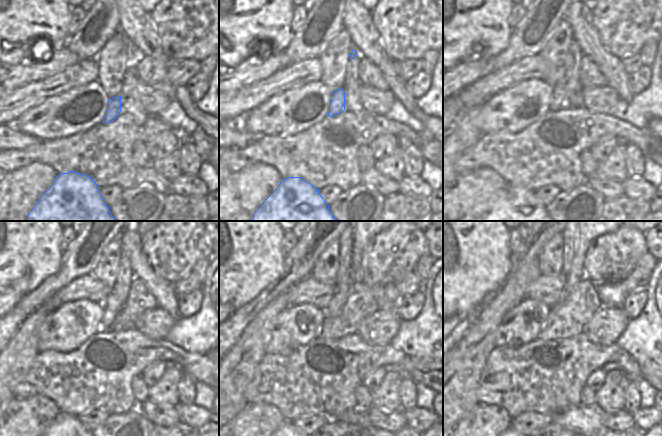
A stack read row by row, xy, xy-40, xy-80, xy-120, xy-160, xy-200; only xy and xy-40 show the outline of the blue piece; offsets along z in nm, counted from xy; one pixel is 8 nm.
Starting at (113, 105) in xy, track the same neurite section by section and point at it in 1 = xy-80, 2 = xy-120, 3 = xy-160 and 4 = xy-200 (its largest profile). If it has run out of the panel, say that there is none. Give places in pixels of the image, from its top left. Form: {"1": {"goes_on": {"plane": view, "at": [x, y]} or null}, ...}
{"1": {"goes_on": {"plane": "xy-80", "at": [559, 97]}}, "2": {"goes_on": {"plane": "xy-120", "at": [114, 302]}}, "3": {"goes_on": {"plane": "xy-160", "at": [344, 288]}}, "4": {"goes_on": {"plane": "xy-200", "at": [567, 290]}}}

